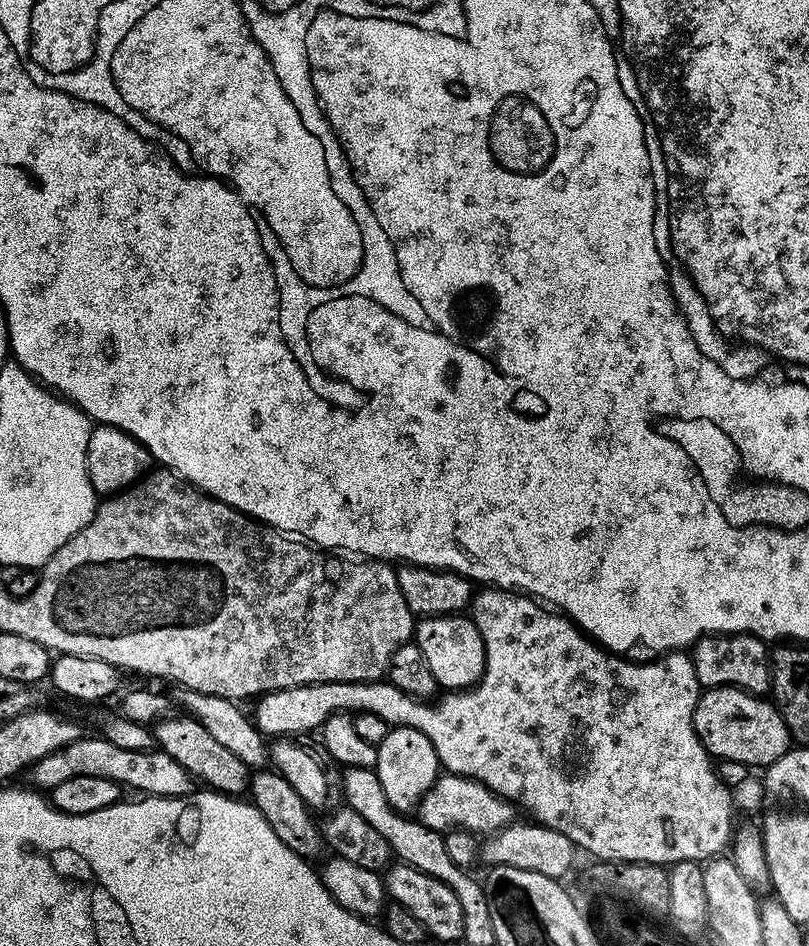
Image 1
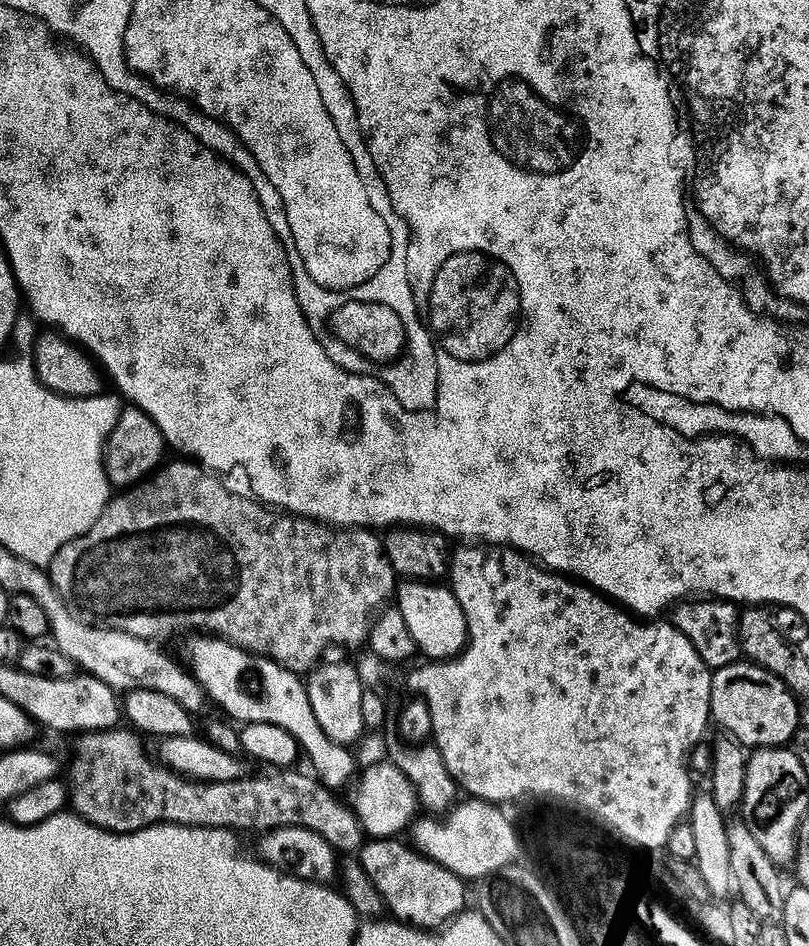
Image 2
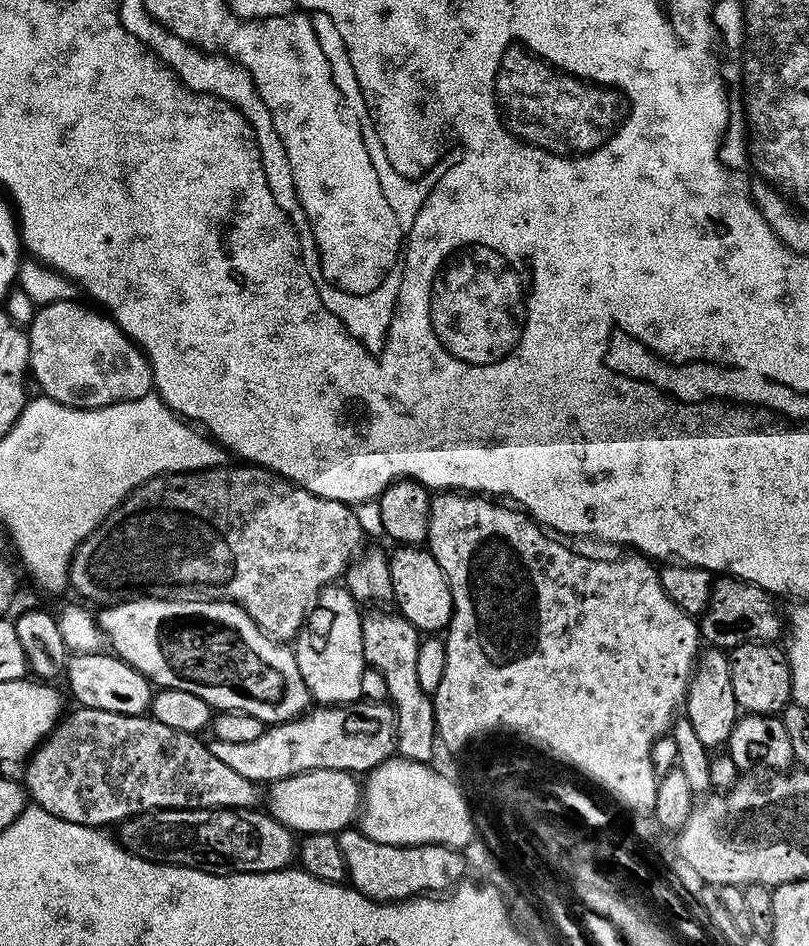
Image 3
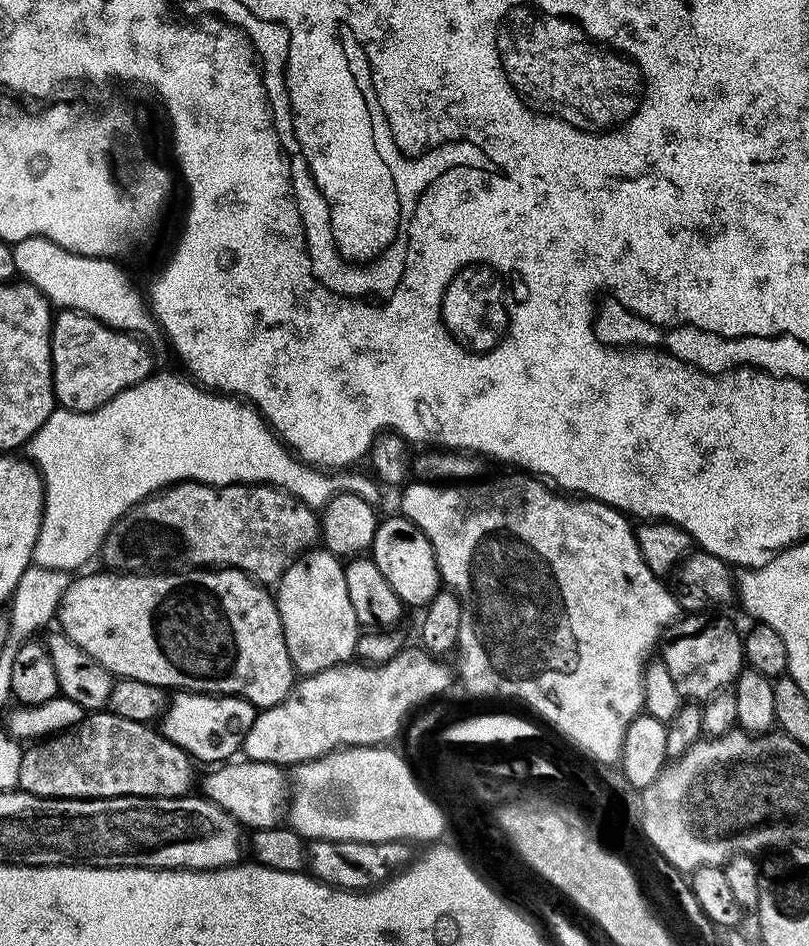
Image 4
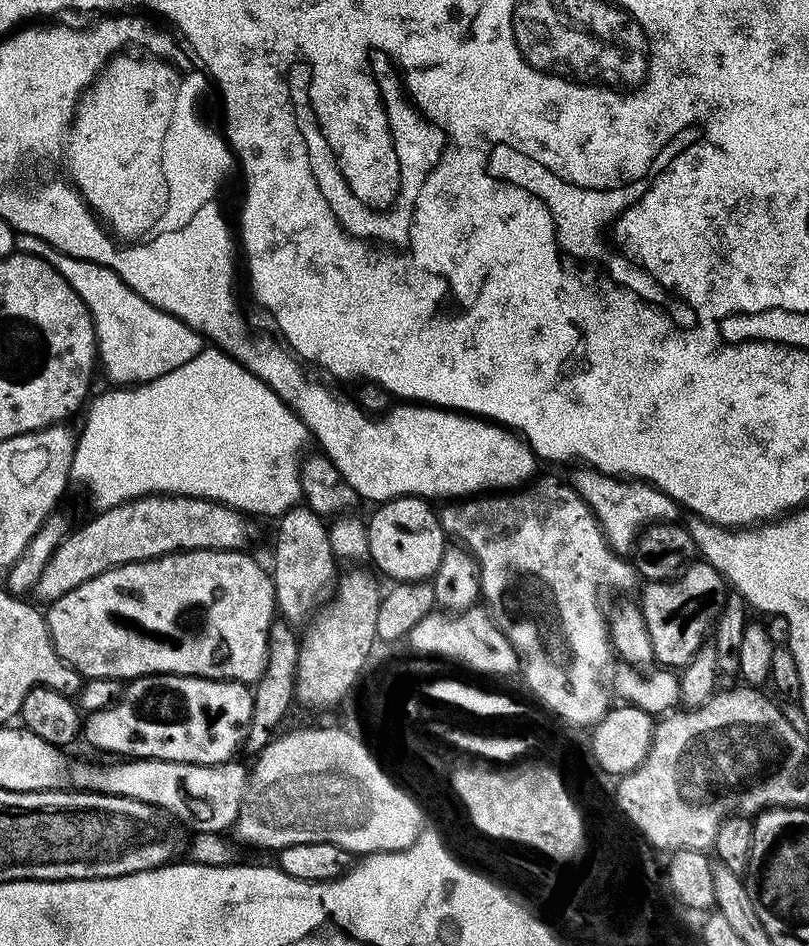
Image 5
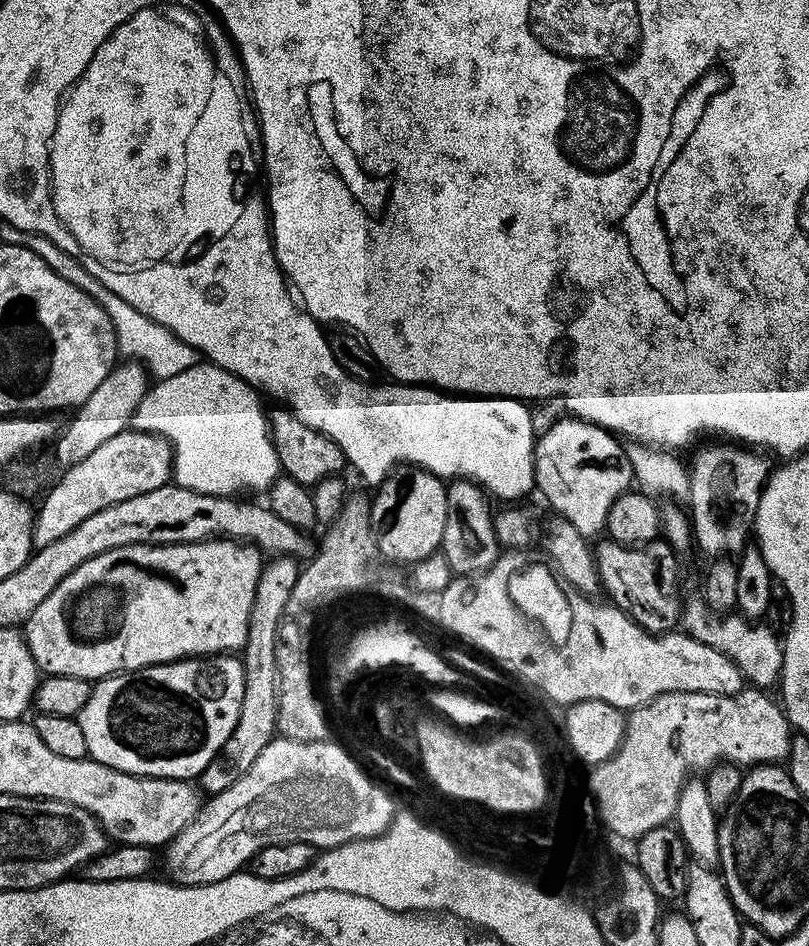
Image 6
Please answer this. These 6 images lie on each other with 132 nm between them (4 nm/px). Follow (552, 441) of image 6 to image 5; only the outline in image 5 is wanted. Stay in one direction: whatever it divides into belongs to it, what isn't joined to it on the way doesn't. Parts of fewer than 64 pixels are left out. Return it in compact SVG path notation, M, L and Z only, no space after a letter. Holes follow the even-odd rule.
M580 466L577 469L577 472L570 477L570 483L586 502L586 506L596 515L606 542L617 554L631 553L645 526L671 524L681 519L680 505L671 500L665 492L655 488L653 484L631 478L608 476L605 472L587 466Z

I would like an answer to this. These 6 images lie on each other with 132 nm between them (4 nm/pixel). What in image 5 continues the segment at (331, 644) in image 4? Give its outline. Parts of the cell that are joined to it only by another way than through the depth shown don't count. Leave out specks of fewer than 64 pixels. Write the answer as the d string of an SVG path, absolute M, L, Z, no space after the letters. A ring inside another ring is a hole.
M307 507L293 508L279 517L276 524L278 528L276 549L272 552L272 568L270 564L270 575L273 584L276 585L276 607L279 615L281 617L284 615L289 620L286 620L289 625L304 626L309 623L317 607L316 600L325 599L337 575L338 561L330 550L325 521L316 513L309 512Z

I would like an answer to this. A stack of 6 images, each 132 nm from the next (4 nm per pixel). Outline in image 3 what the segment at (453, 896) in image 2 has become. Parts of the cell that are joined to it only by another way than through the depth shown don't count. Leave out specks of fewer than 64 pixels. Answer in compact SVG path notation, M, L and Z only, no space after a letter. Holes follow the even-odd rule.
M356 826L335 833L335 838L345 859L351 887L366 899L376 900L380 904L395 904L398 900L410 900L413 896L447 893L465 879L464 871L468 868L464 861L465 853L458 848L448 852L444 847L416 848L410 844L374 842L374 838Z

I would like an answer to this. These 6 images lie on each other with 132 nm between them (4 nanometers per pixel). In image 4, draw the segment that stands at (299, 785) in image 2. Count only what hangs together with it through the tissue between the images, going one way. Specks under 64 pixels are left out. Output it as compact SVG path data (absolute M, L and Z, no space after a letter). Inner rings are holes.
M107 710L93 711L75 728L55 733L31 748L34 749L22 753L18 788L36 797L50 797L51 800L104 800L106 797L124 796L176 797L187 795L196 780L197 765L188 752L175 746L155 727L122 718Z

